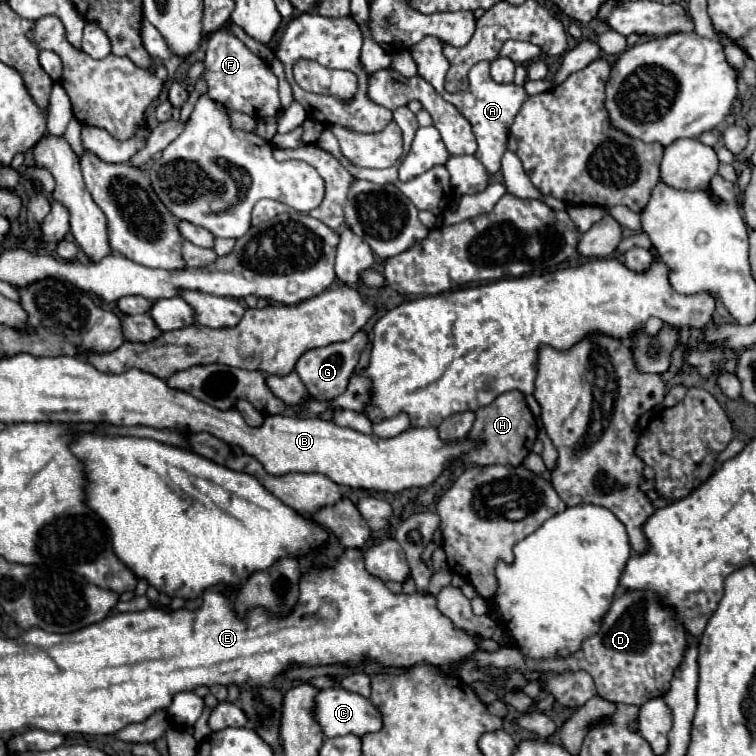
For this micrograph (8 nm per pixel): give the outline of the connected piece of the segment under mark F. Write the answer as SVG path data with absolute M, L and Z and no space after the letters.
M224 26L218 32L208 36L208 48L204 58L204 74L208 82L208 96L220 102L226 108L238 108L238 112L246 112L254 118L276 118L282 112L282 104L278 98L278 80L270 72L270 66L252 54L236 36L230 34L230 28Z

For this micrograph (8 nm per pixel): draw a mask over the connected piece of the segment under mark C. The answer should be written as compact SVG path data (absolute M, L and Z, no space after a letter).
M336 686L336 688L324 688L324 690L320 690L316 694L316 698L314 698L314 718L316 718L316 722L322 728L322 732L328 738L342 736L342 734L364 736L368 732L378 732L378 728L382 728L382 716L376 710L376 706L370 704L368 698L358 696L354 692L346 692L340 686Z

